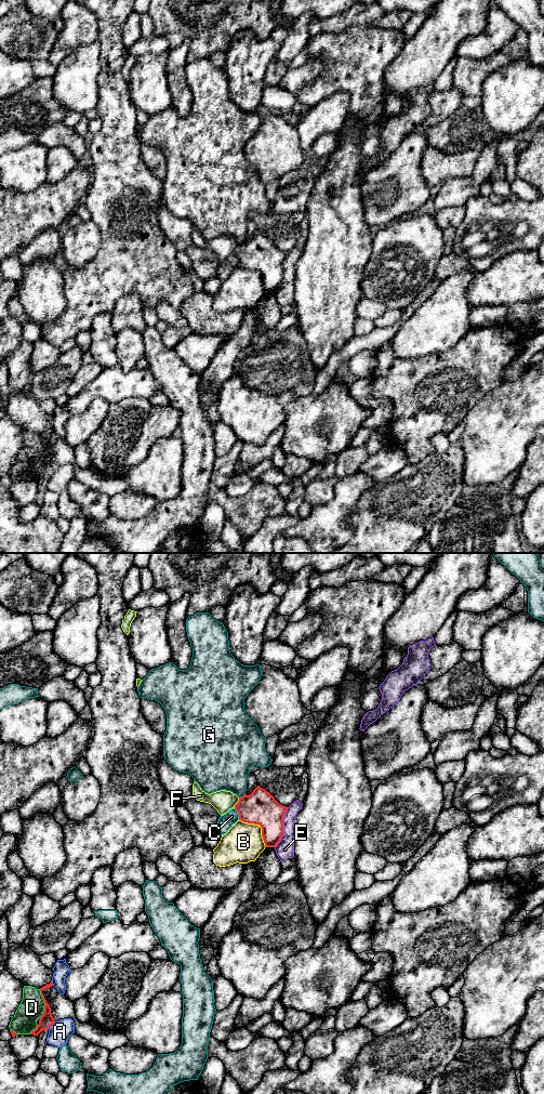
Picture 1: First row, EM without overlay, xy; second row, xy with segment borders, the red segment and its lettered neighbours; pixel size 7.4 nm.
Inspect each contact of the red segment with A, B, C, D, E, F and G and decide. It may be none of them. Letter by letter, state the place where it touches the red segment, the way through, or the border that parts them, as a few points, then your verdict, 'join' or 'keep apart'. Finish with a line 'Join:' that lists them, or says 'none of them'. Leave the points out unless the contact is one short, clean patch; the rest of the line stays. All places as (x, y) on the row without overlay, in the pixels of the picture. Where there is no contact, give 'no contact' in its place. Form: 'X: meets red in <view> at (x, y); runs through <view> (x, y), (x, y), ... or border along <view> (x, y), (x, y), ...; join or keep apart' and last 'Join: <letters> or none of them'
A: meets red in xy at (51, 471); keep apart
B: meets red in xy at (260, 271); keep apart
C: meets red in xy at (238, 259); keep apart
D: meets red in xy at (44, 448); border along xy (39, 435), (44, 449), (44, 457), (40, 463); keep apart
E: meets red in xy at (282, 274); keep apart
F: meets red in xy at (237, 249); runs through xy (260, 253), (249, 253), (237, 249), (223, 247); join
G: meets red in xy at (242, 242); keep apart
Join: F

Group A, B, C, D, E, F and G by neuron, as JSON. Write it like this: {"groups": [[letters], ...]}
{"groups": [["A"], ["B"], ["C"], ["D"], ["E"], ["F"], ["G"]]}

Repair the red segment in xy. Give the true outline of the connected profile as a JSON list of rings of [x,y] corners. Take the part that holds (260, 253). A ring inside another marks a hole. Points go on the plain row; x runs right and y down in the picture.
[[[195,227],[193,243],[211,250],[221,262],[235,254],[239,260],[239,266],[260,271],[266,293],[276,293],[283,281],[283,263],[288,253],[279,250],[269,238],[260,232],[251,240],[238,243],[226,236],[208,240]]]

